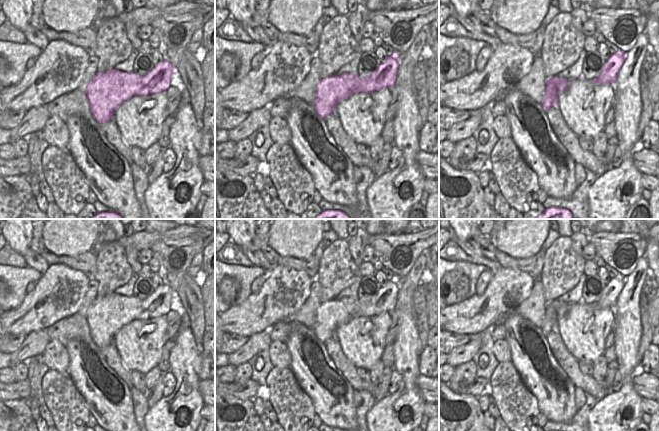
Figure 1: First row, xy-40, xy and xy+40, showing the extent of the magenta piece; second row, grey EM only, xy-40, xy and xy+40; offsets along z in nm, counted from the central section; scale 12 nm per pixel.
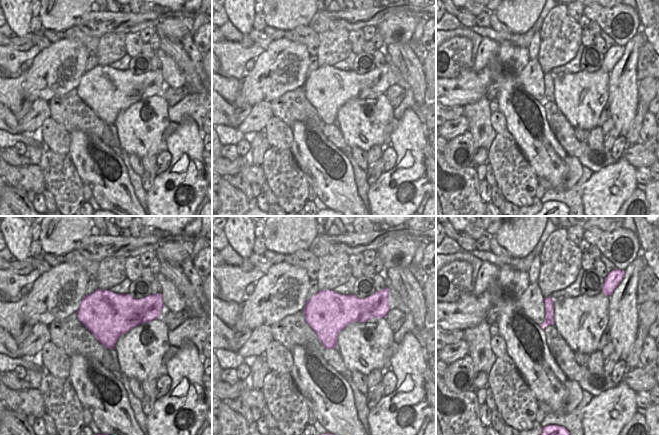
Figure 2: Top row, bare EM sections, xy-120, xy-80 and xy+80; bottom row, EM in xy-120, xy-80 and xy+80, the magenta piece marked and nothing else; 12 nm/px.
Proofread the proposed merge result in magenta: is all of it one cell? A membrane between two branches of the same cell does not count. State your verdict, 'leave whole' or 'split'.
leave whole

